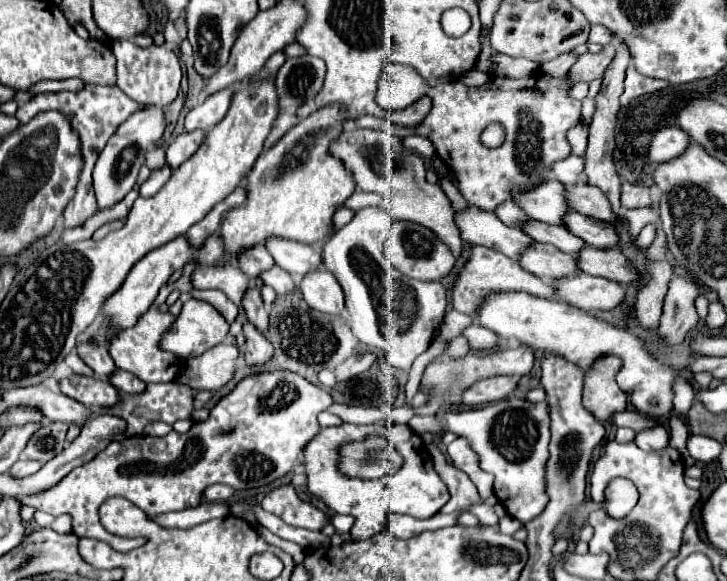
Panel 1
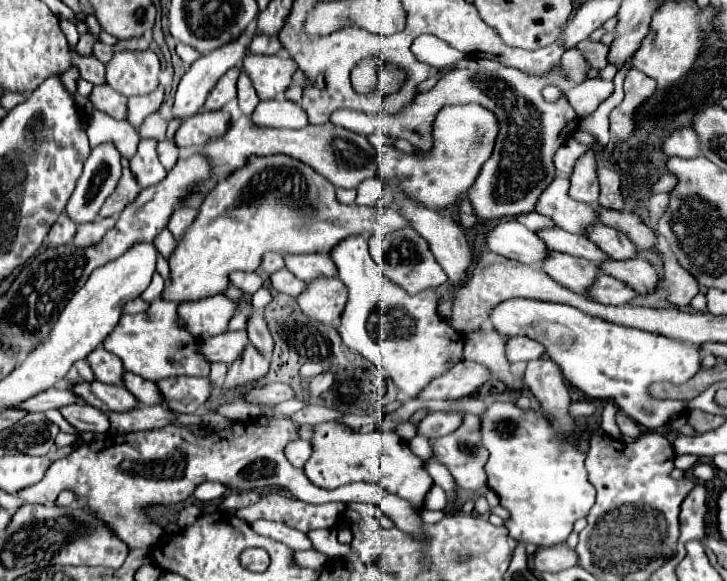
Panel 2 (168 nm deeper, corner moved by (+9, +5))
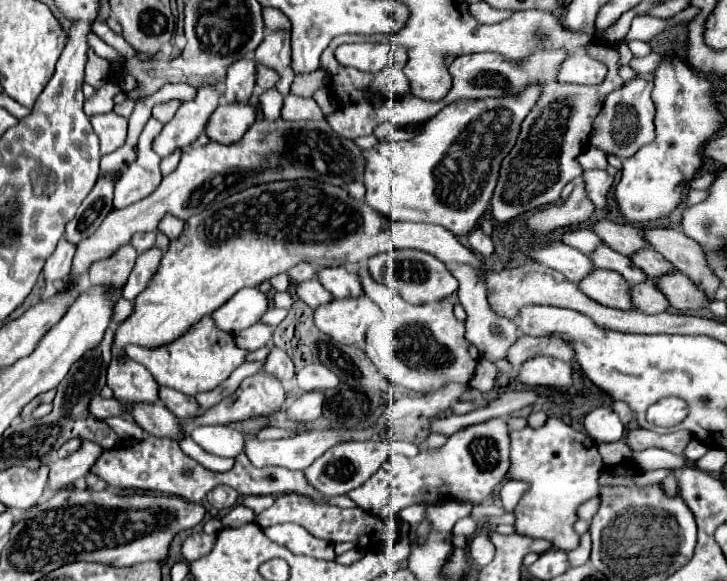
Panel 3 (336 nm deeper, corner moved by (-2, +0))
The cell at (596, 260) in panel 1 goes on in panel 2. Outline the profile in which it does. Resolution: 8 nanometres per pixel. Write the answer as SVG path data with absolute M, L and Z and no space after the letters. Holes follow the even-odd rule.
M633 257L633 259L605 259L601 263L601 271L605 275L611 275L619 281L623 281L625 285L629 285L633 291L637 293L651 293L657 285L657 271L655 267L641 259L641 257Z

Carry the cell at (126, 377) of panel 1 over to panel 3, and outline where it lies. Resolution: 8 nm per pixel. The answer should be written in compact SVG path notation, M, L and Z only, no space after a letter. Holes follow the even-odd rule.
M160 388L160 400L180 420L194 418L200 412L200 406L198 406L194 396L186 396L186 394L182 394L178 390L172 390L172 388Z

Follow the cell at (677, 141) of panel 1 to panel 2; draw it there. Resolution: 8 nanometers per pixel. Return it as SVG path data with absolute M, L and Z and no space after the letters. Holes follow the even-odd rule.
M691 127L675 129L665 141L663 141L663 153L667 157L679 155L679 157L697 157L699 155L699 141Z

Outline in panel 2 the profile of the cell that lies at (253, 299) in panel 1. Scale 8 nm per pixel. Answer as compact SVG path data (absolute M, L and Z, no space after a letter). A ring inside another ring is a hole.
M251 311L247 319L247 335L249 335L249 343L253 343L265 357L271 355L273 339L271 339L269 327L265 325L265 317L259 315L257 311Z

